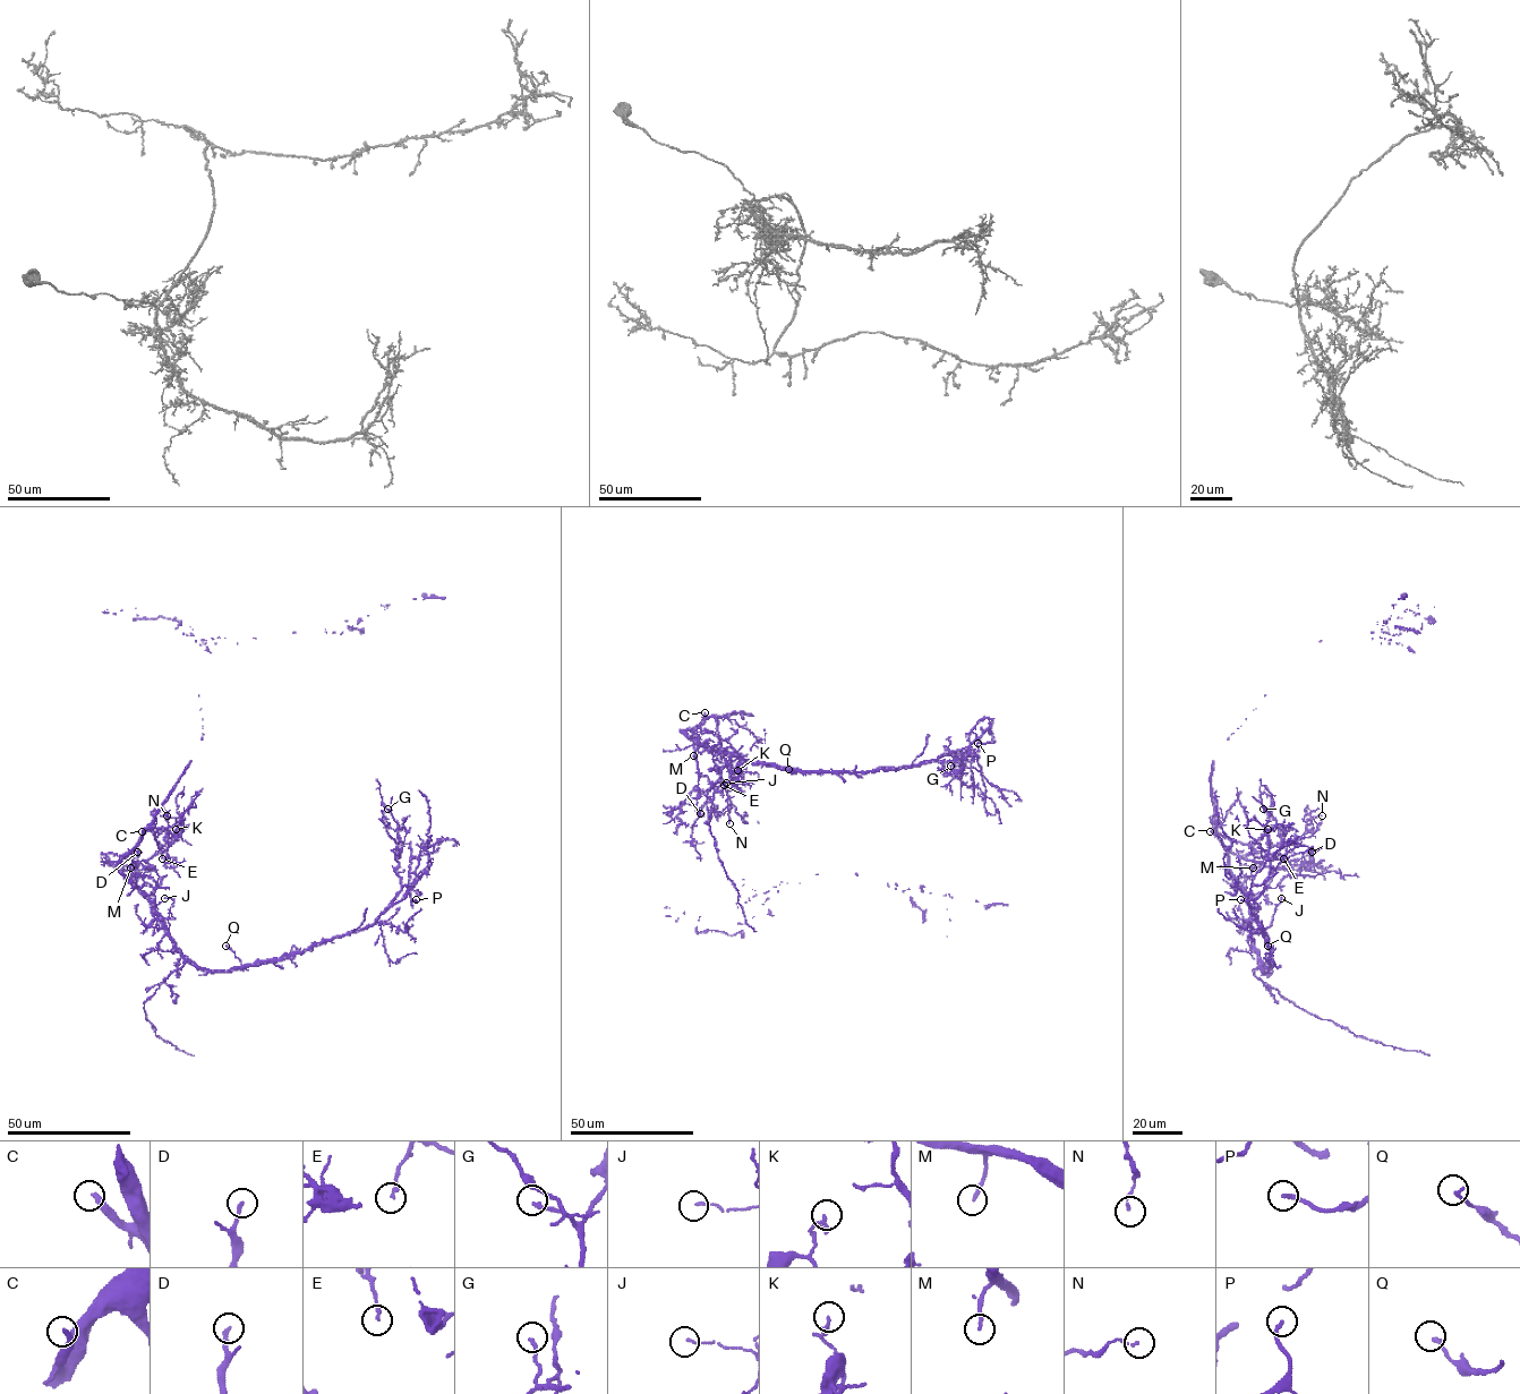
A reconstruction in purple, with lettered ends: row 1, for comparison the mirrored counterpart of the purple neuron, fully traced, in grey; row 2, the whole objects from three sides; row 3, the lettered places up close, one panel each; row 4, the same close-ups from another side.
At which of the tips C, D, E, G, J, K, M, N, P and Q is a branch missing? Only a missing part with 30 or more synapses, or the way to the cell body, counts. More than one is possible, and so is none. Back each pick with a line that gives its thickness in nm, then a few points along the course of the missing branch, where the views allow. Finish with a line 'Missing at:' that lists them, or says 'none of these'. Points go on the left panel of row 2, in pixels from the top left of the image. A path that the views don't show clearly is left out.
C: 280 nm | (142, 831), (137, 834), (120, 830), (82, 838), (51, 848), (17, 869)
D: 190 nm | (137, 852), (176, 820), (190, 794)
Missing at: C, D

